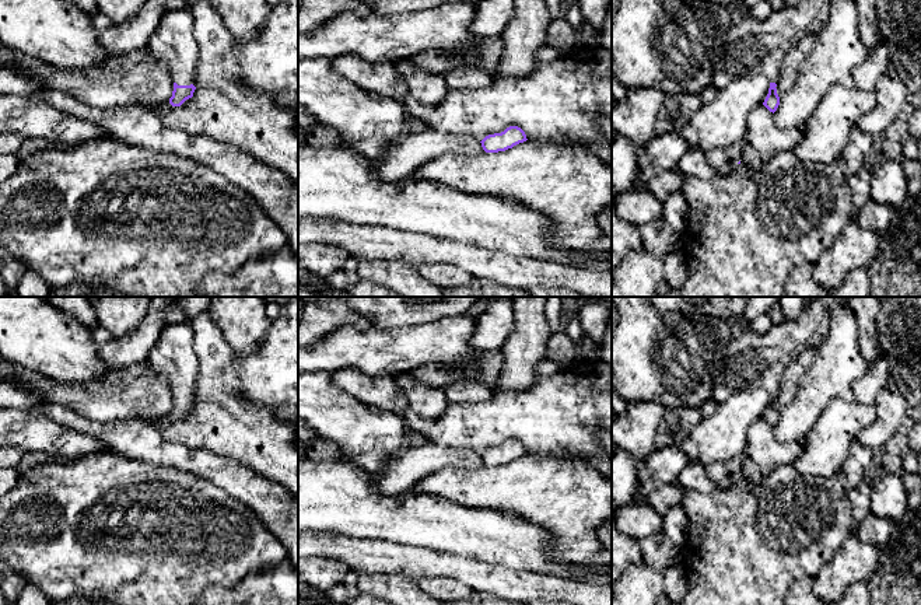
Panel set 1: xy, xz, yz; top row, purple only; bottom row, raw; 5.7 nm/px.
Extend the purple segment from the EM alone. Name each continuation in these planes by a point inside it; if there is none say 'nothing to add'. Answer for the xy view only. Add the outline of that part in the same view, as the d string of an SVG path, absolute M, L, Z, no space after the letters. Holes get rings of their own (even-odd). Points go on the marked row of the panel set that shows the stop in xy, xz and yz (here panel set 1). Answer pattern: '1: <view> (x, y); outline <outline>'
1: xy (172, 41); outline M189 10L165 11L147 45L157 59L167 63L178 85L190 85L196 77L200 50L193 25L195 18Z

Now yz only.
1: yz (752, 46); outline M799 0L794 7L773 11L764 21L757 21L750 14L745 18L736 18L726 39L714 52L715 71L710 85L719 91L733 80L754 73L761 73L770 83L775 83L788 52L795 49L802 38L816 35L827 24L831 4L833 0Z

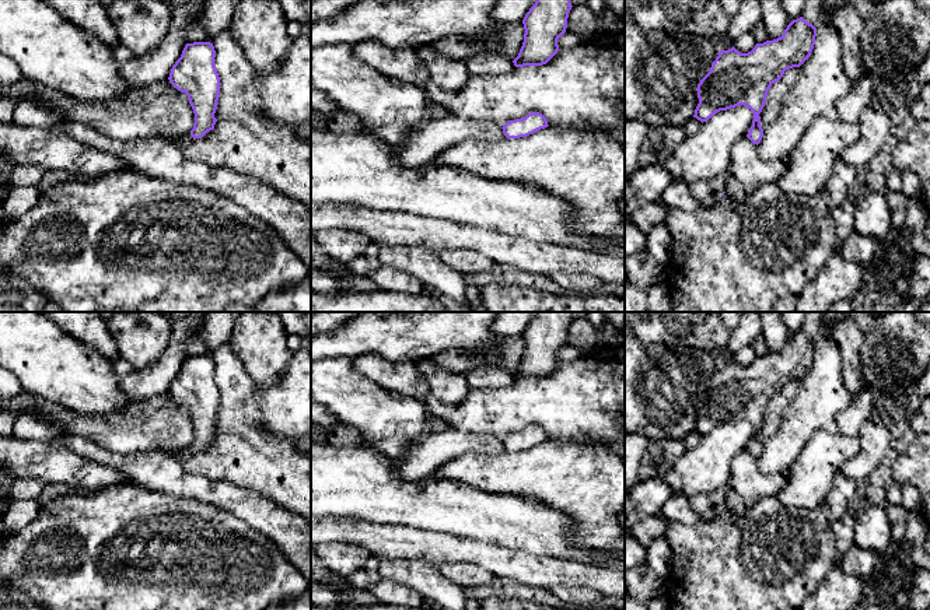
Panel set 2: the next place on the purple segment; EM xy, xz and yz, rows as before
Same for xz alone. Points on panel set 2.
nothing to add

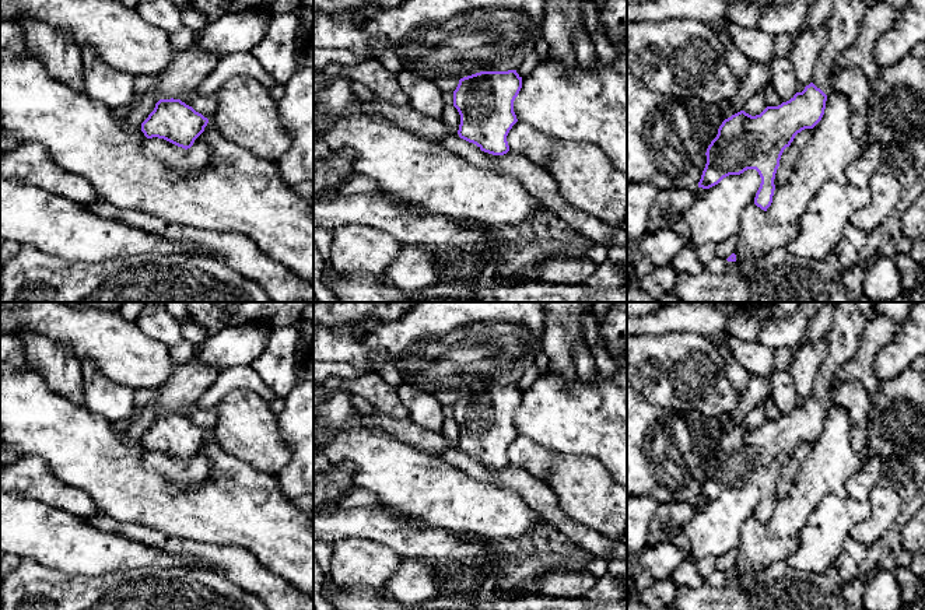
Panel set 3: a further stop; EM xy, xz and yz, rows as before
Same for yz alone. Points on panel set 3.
1: yz (843, 24); outline M834 0L826 20L828 41L819 56L814 67L813 84L826 95L831 91L831 74L837 56L852 46L858 38L859 25L868 4L865 0Z

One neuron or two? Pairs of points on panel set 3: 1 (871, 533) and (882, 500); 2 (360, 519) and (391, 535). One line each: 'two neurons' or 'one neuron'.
1: one neuron
2: one neuron

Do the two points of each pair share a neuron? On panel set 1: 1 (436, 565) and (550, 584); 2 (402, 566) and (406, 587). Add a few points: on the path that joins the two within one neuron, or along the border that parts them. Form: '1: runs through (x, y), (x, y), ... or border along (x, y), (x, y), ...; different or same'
1: runs through (463, 569), (482, 577), (522, 584); same
2: border along (368, 574), (402, 574), (416, 580); different

